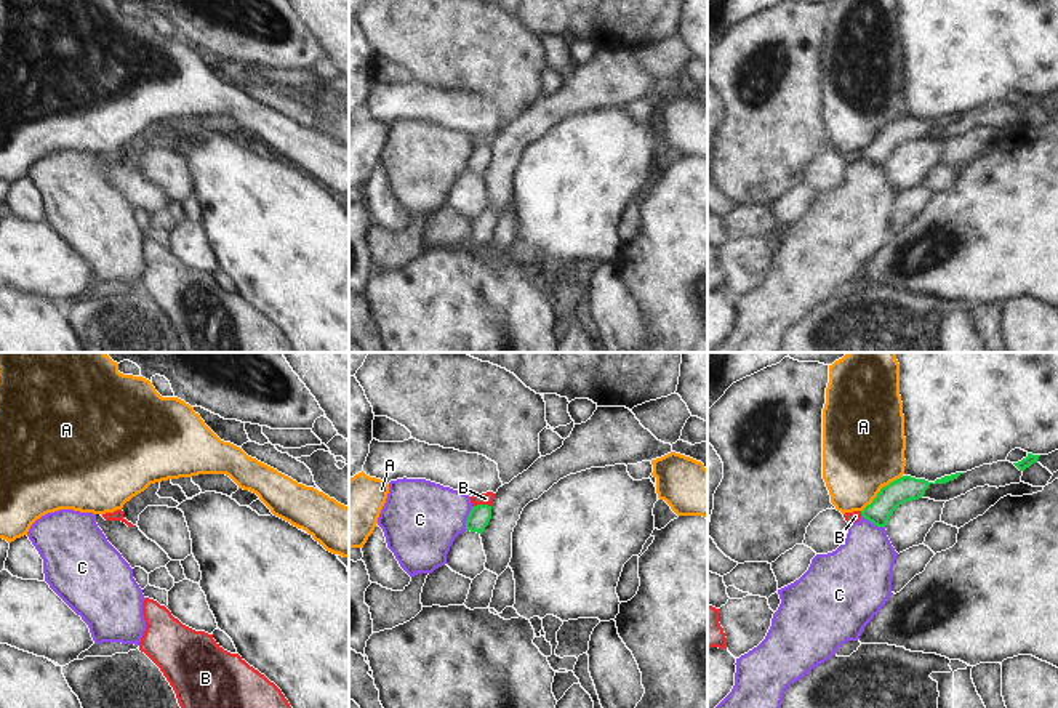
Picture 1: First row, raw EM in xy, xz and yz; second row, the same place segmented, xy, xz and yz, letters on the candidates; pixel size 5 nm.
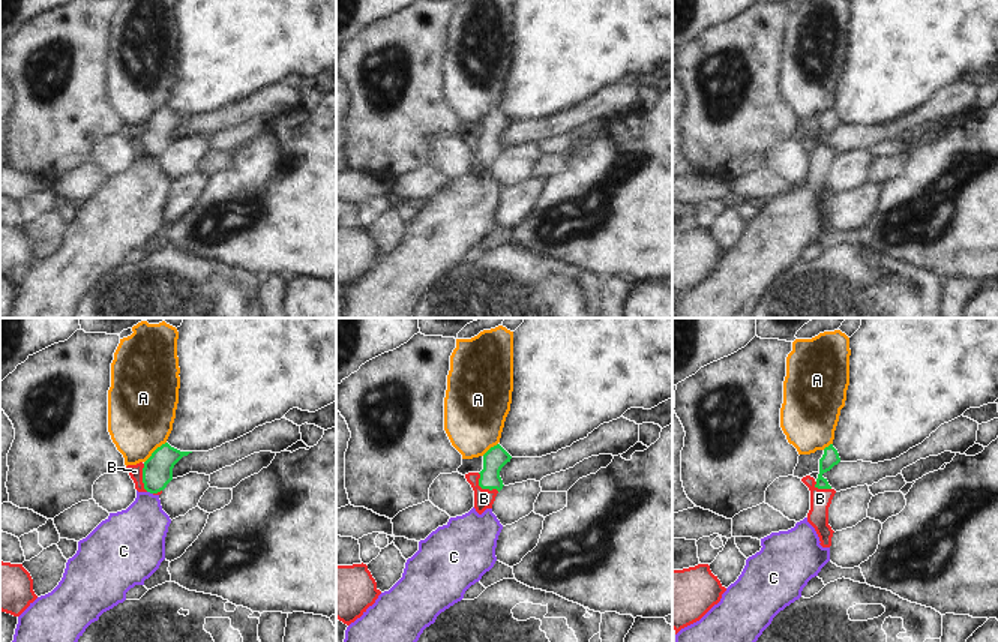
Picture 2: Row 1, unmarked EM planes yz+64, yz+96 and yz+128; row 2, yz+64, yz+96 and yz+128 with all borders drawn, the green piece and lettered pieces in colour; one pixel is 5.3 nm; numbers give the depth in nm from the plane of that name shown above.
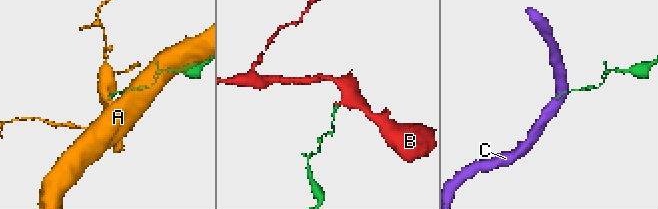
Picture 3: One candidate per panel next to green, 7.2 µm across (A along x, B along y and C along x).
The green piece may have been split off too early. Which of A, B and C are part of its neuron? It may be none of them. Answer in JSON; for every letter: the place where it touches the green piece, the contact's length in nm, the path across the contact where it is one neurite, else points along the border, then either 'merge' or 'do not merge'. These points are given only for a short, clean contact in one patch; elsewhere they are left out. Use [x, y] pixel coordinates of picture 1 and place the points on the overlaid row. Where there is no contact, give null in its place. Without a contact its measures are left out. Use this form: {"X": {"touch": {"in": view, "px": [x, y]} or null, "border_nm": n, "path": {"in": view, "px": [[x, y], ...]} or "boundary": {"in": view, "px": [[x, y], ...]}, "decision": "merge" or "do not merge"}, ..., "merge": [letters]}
{"A": {"touch": {"in": "yz", "px": [881, 489]}, "border_nm": 280, "boundary": {"in": "yz", "px": [[903, 476], [885, 484], [861, 511]]}, "decision": "do not merge"}, "B": {"touch": {"in": "xz", "px": [480, 505]}, "border_nm": 100, "path": {"in": "xz", "px": [[480, 514], [480, 505], [485, 498]]}, "decision": "merge"}, "C": {"touch": {"in": "xz", "px": [468, 518]}, "border_nm": 130, "boundary": {"in": "xz", "px": [[472, 506], [464, 529]]}, "decision": "do not merge"}, "merge": ["B"]}

